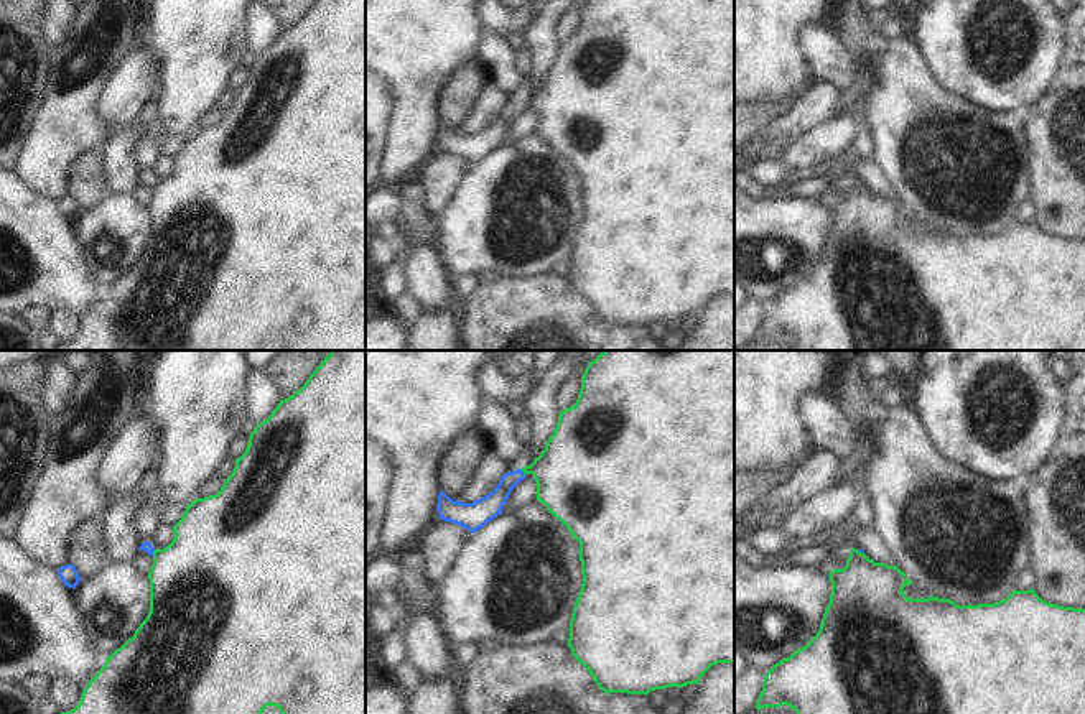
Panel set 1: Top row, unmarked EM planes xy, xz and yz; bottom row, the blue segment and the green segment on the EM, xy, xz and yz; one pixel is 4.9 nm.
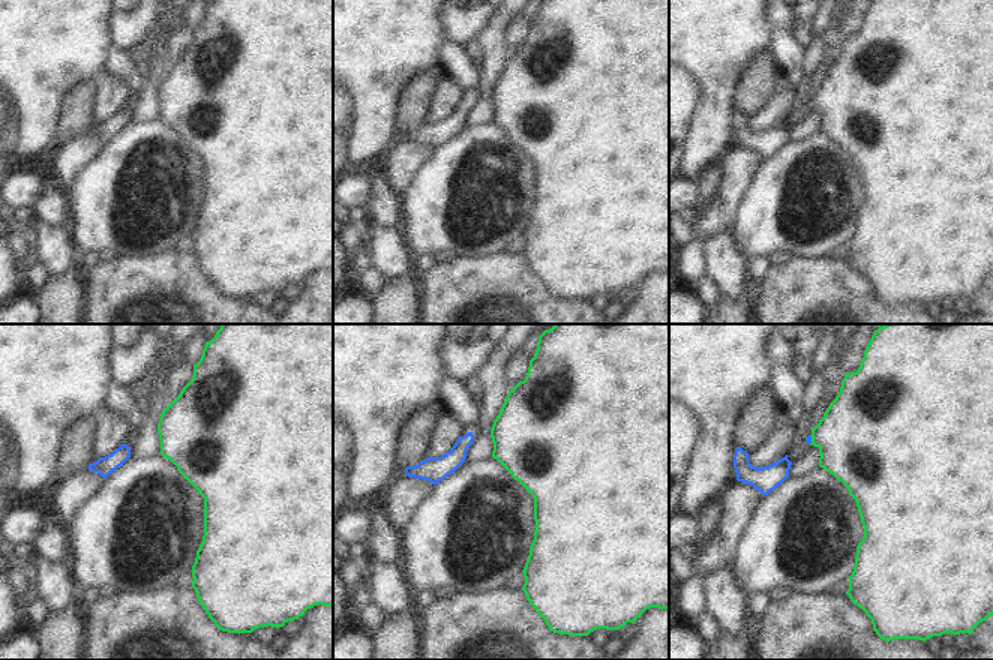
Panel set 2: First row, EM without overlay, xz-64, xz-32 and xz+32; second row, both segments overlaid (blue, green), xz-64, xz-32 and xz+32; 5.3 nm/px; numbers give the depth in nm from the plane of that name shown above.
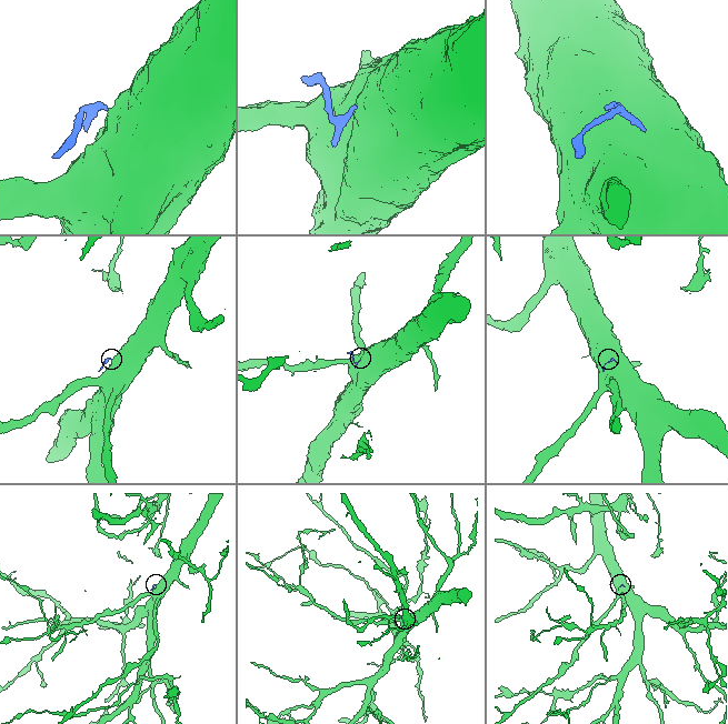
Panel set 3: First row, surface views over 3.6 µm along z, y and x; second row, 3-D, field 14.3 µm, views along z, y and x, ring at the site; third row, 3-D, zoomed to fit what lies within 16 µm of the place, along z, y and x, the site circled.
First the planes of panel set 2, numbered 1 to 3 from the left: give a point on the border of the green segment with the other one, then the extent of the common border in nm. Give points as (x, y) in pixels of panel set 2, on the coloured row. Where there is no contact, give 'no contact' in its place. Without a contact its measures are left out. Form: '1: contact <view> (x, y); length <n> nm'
1: no contact
2: no contact
3: contact xz+32 (810, 440); length 60 nm

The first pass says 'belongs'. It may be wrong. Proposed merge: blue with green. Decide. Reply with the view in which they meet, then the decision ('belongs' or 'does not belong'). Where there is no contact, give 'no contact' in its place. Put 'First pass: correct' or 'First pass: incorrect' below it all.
meets blue in xz; does not belong
First pass: incorrect

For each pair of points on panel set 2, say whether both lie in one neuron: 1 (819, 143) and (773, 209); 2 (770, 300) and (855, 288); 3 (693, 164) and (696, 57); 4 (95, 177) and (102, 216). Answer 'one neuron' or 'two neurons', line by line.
1: one neuron
2: one neuron
3: one neuron
4: one neuron

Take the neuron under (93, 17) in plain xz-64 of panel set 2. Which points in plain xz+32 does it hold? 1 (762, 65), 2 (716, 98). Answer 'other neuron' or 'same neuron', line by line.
1: other neuron
2: same neuron

